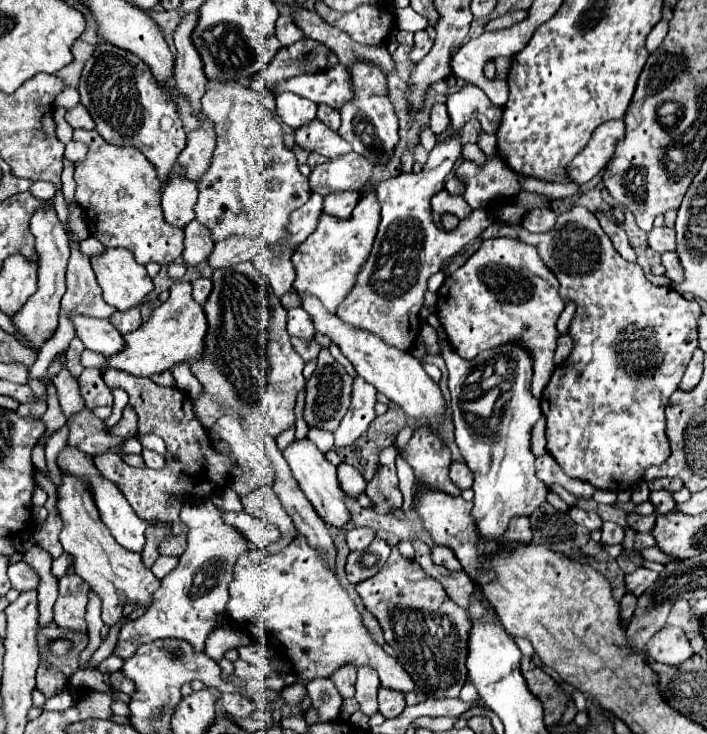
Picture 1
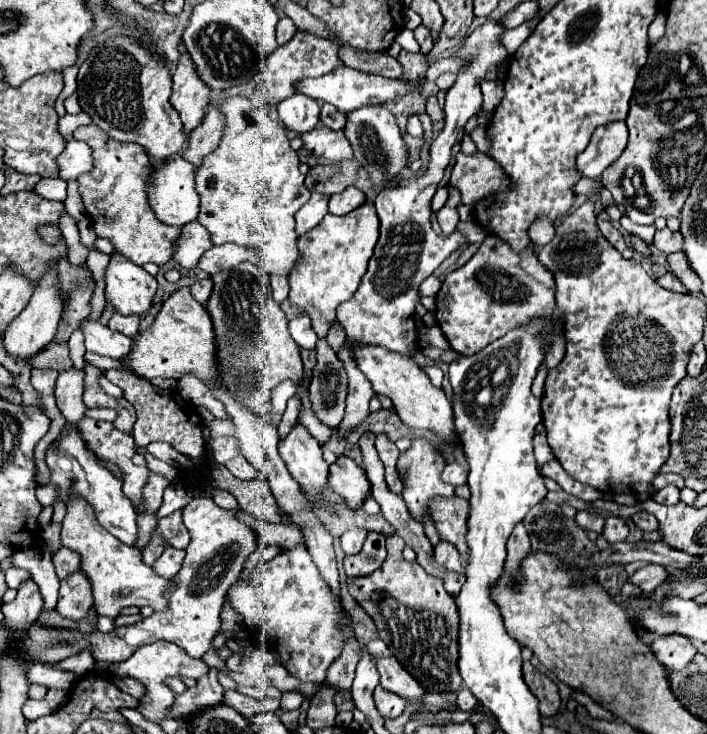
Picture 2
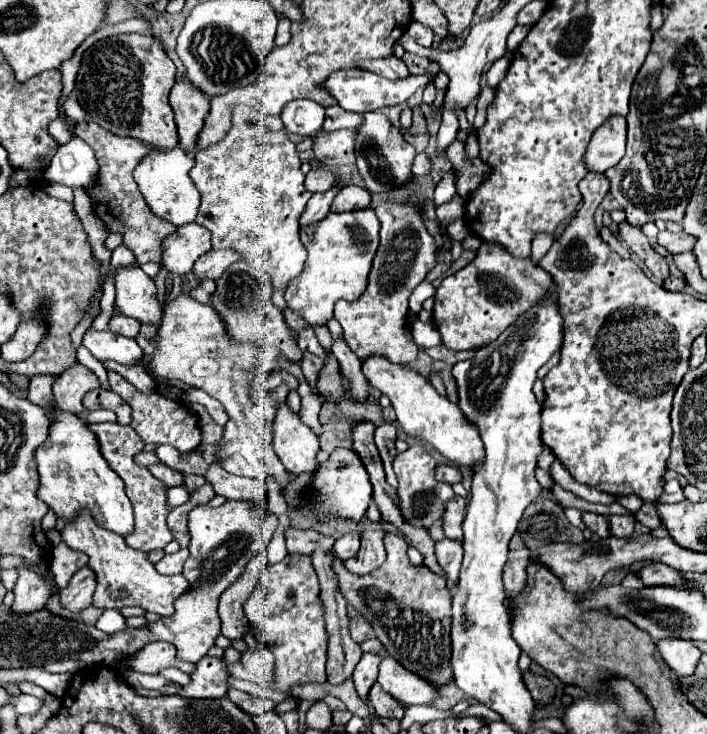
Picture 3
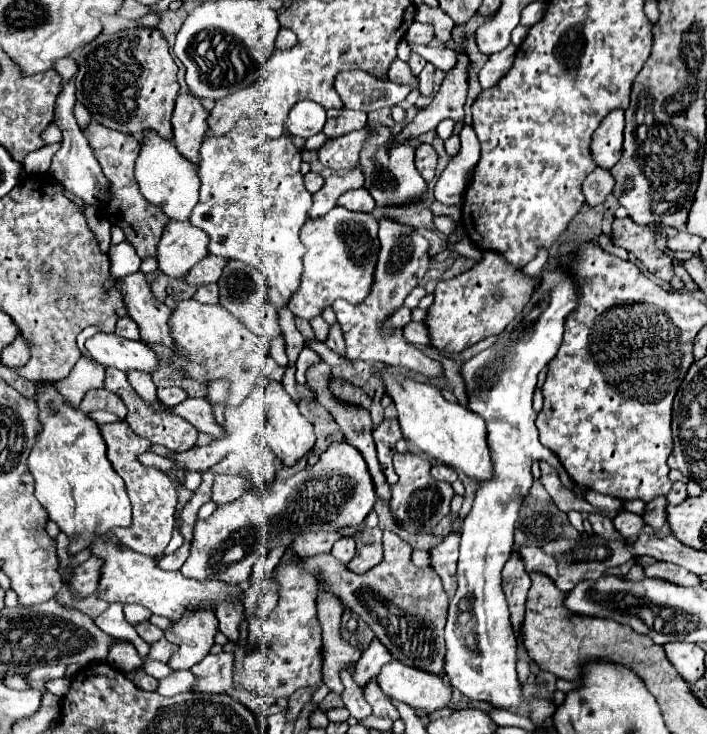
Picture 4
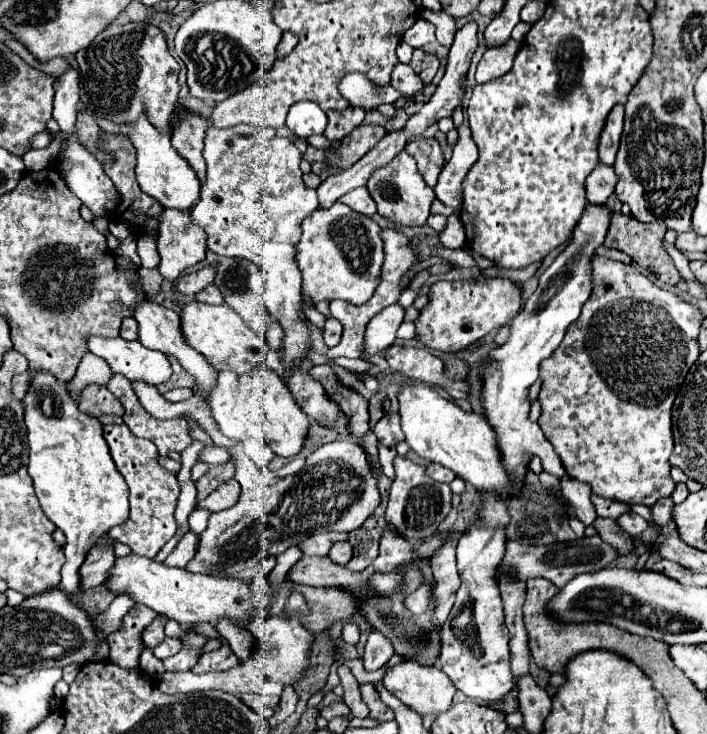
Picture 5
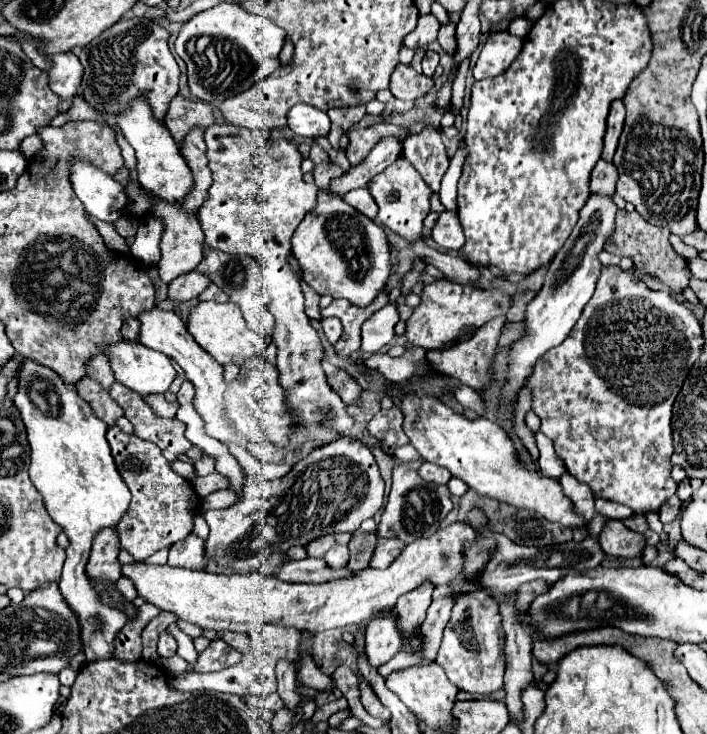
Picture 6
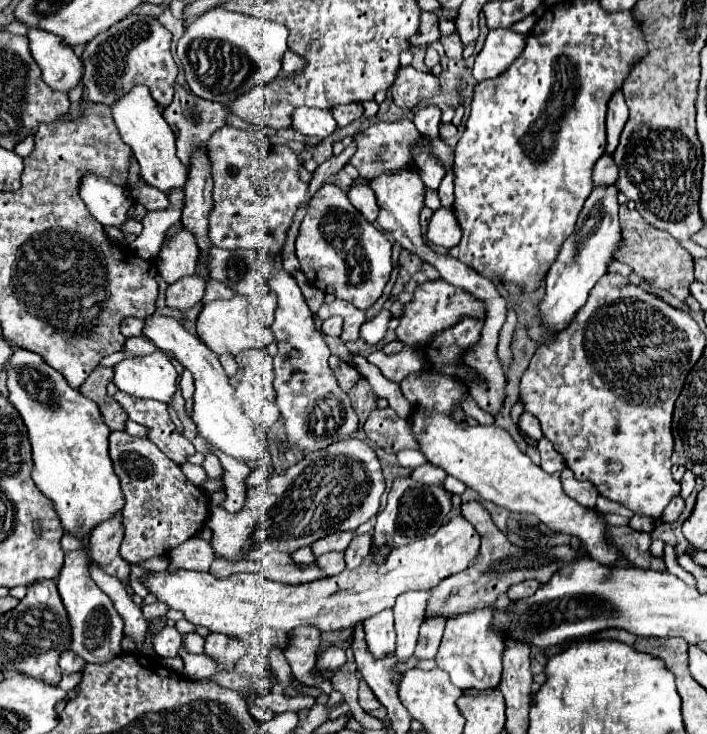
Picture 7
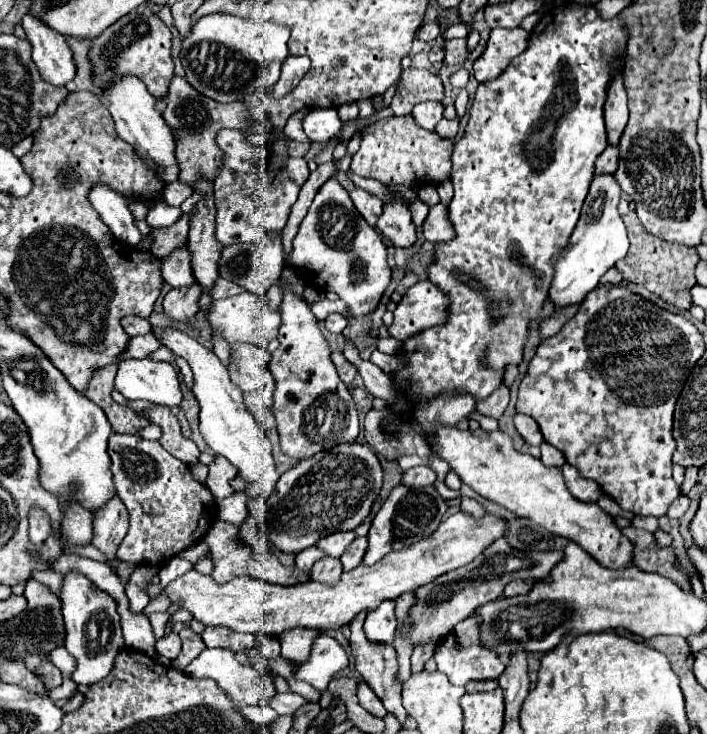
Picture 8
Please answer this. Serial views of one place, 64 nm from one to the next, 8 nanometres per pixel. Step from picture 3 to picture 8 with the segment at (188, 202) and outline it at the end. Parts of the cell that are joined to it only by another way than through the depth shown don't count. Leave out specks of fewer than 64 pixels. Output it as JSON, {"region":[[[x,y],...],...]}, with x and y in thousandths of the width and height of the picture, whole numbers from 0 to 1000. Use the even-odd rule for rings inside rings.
{"region":[[[178,104],[170,112],[158,114],[158,120],[144,128],[144,134],[153,136],[153,150],[161,161],[167,185],[192,204],[192,210],[204,218],[209,232],[218,234],[229,251],[249,248],[255,229],[252,229],[252,221],[246,213],[246,202],[249,202],[246,183],[243,183],[240,172],[232,166],[229,155],[218,147],[221,134],[207,123],[207,114],[201,109],[195,109],[192,104]]]}

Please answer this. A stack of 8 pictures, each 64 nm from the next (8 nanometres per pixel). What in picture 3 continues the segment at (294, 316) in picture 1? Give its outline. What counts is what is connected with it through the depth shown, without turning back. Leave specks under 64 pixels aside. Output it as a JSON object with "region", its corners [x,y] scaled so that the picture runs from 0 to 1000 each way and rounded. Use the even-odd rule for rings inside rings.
{"region":[[[436,444],[436,447],[430,447],[430,450],[421,450],[421,471],[424,471],[424,477],[430,477],[430,480],[441,480],[441,482],[453,485],[455,490],[461,488],[461,480],[458,480],[455,471],[450,469],[441,444]]]}

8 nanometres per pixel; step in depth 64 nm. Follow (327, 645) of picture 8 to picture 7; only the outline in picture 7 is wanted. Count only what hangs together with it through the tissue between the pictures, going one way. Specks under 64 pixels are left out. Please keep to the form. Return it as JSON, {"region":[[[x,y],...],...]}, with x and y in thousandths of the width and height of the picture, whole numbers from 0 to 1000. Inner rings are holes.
{"region":[[[470,880],[470,883],[458,886],[458,888],[453,888],[453,894],[447,899],[447,910],[450,910],[450,916],[458,916],[458,913],[475,916],[478,910],[487,907],[487,902],[489,902],[489,891],[481,883]]]}

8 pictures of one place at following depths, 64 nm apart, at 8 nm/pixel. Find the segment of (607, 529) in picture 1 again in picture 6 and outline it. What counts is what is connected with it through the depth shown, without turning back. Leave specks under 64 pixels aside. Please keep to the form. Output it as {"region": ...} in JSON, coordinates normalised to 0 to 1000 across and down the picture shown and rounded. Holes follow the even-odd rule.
{"region":[[[894,700],[891,706],[883,706],[880,711],[883,711],[885,719],[891,719],[897,725],[914,725],[917,722],[917,711],[914,711],[914,706],[908,700]]]}

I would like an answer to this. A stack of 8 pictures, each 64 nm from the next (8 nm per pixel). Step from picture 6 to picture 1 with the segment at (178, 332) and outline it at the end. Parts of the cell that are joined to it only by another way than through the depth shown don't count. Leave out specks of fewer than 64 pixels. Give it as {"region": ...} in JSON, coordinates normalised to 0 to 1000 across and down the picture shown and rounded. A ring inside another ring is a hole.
{"region":[[[150,338],[144,346],[127,349],[127,360],[136,371],[139,390],[144,392],[144,403],[153,414],[164,417],[167,422],[181,422],[190,417],[198,417],[204,411],[204,403],[218,392],[215,379],[209,376],[207,365],[192,357],[190,346],[178,338]]]}

